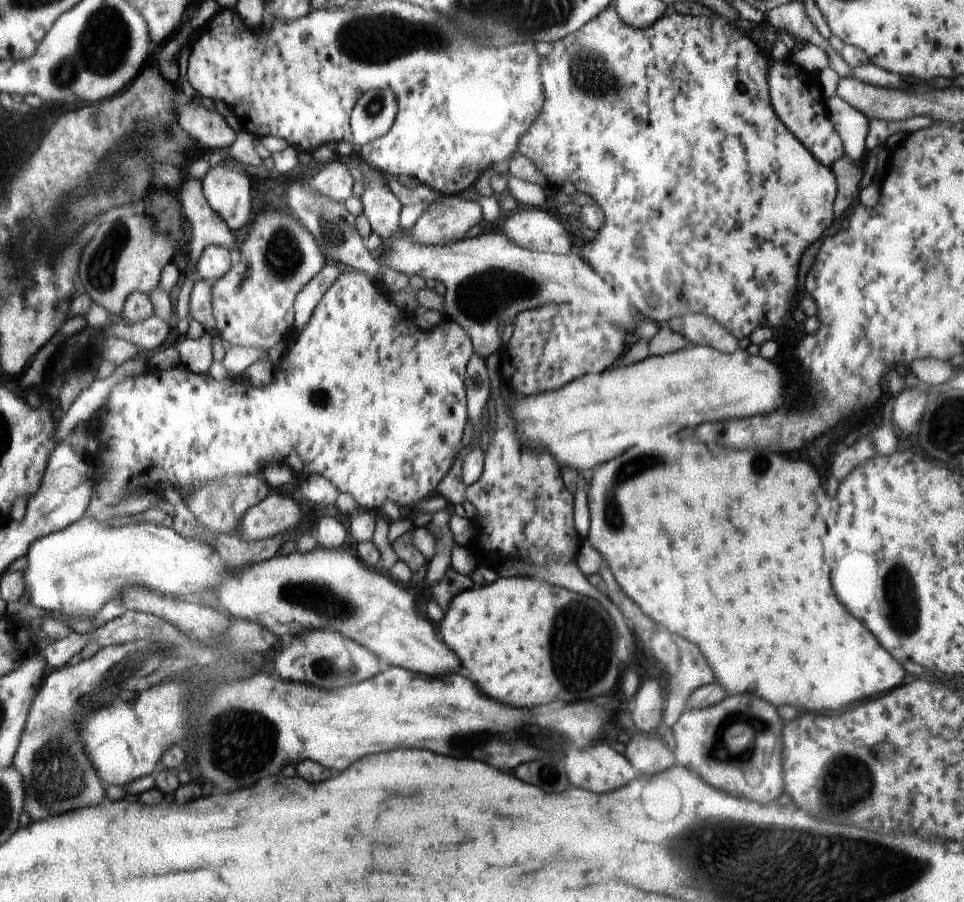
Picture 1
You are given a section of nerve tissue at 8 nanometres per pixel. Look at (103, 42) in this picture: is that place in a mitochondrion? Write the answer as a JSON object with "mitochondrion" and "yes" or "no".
{"mitochondrion":"yes"}

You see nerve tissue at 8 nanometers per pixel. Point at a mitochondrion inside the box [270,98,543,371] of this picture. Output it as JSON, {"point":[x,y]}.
{"point":[330,230]}

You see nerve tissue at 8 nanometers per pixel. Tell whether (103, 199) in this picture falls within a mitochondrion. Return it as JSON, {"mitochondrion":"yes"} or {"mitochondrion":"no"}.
{"mitochondrion":"yes"}

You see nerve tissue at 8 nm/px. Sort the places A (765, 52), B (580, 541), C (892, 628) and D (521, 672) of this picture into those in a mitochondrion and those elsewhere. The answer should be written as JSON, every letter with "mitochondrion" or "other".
{"A":"other","B":"other","C":"mitochondrion","D":"other"}

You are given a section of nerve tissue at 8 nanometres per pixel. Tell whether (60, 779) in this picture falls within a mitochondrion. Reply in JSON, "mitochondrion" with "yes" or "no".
{"mitochondrion":"yes"}

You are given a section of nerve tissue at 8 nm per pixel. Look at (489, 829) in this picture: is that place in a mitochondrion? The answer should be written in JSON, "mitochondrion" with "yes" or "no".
{"mitochondrion":"no"}

